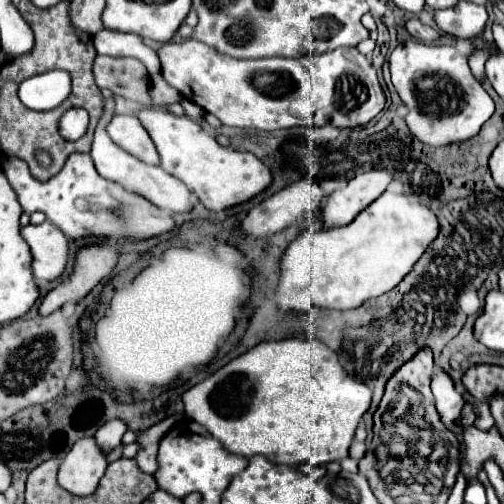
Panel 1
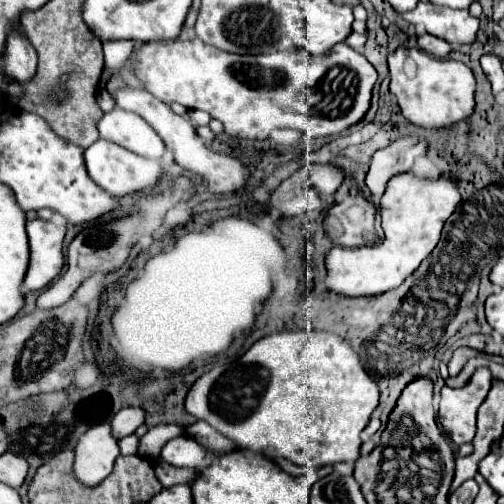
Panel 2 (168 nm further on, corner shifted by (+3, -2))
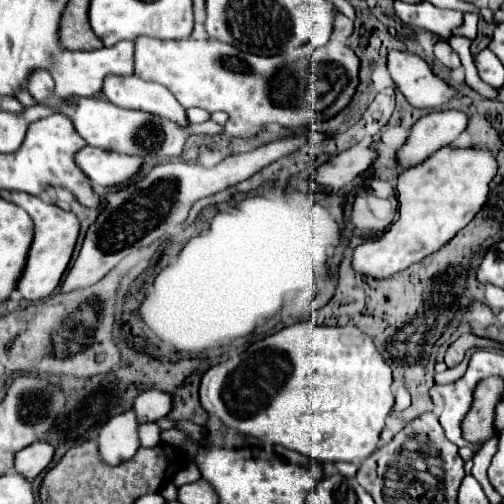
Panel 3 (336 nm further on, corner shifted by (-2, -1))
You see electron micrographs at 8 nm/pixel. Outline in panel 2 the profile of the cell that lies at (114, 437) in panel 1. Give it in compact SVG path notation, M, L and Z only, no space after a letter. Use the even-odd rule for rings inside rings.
M123 407L111 421L113 437L123 439L125 435L131 435L137 431L139 425L145 421L145 411L141 407Z

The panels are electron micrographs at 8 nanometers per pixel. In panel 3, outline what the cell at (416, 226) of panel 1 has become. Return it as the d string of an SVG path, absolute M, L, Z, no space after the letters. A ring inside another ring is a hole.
M440 148L428 160L398 174L398 220L382 238L366 240L352 254L352 268L362 276L392 278L408 266L440 250L462 230L486 202L488 182L494 178L496 160L488 150Z

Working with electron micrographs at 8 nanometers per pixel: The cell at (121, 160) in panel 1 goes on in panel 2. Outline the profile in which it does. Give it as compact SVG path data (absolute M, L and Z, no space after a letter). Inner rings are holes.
M99 139L91 147L87 147L83 157L85 157L85 167L87 167L89 177L111 195L127 195L133 191L149 189L149 187L157 185L157 181L163 175L163 169L157 161L139 157L139 155L135 155L111 141L105 141L105 139Z

